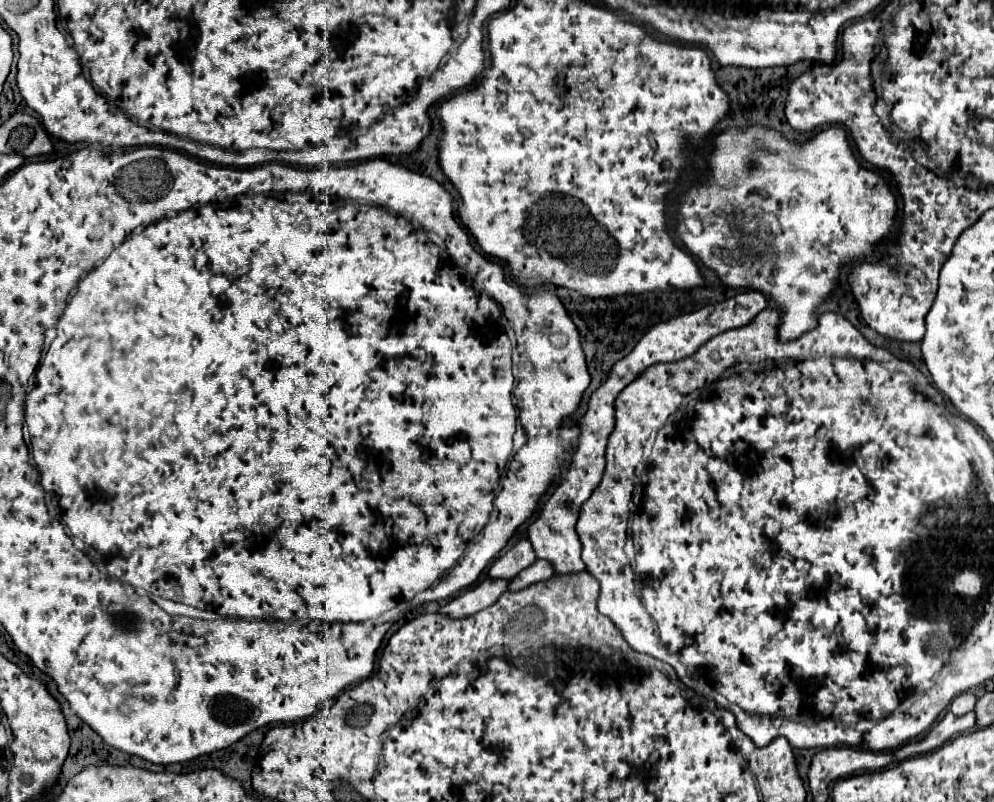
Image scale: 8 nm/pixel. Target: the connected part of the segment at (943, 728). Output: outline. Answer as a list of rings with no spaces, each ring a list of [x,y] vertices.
[[[947,713],[939,723],[933,725],[931,733],[929,733],[929,739],[923,739],[923,741],[917,741],[917,753],[925,753],[925,751],[935,751],[939,749],[943,743],[947,743],[953,735],[957,733],[963,733],[963,731],[969,731],[975,727],[975,713],[967,713],[967,715],[953,715],[953,713]]]

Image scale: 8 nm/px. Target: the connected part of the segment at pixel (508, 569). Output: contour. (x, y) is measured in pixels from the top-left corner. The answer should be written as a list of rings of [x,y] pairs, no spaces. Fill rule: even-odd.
[[[521,539],[505,555],[495,559],[493,567],[489,569],[489,577],[513,579],[521,569],[525,569],[529,563],[535,563],[535,561],[537,561],[537,555],[533,551],[533,545],[527,539]]]

